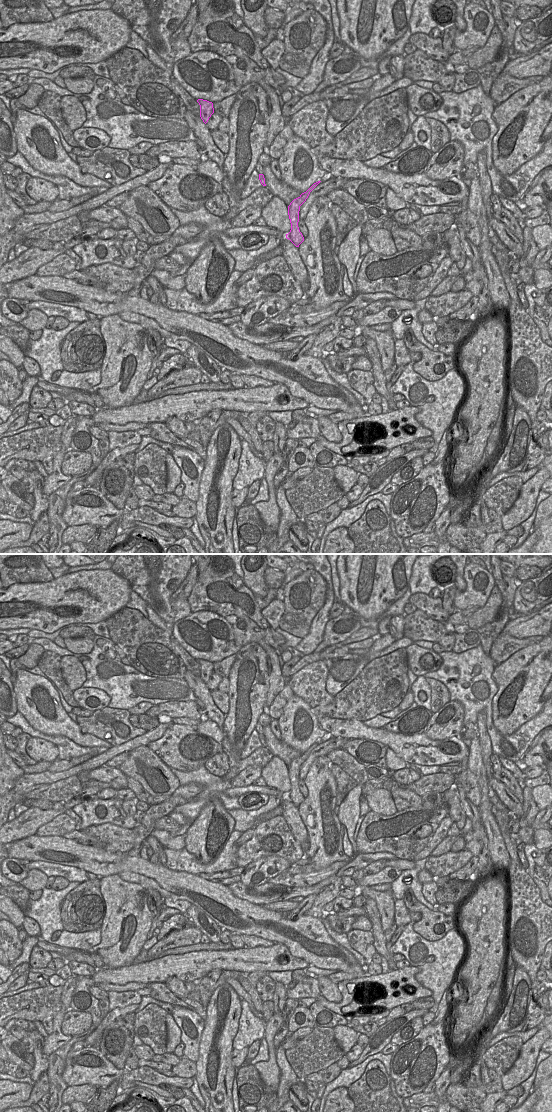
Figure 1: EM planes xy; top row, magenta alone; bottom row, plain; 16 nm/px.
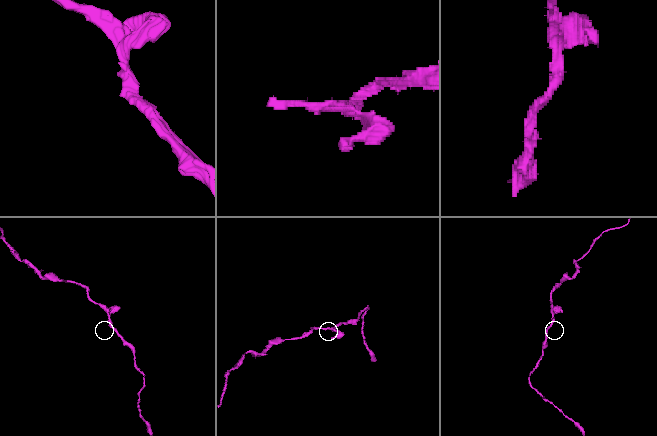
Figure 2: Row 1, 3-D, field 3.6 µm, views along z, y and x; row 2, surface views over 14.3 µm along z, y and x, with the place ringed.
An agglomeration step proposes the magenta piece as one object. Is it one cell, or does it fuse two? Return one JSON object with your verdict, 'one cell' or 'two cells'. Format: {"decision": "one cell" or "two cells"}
{"decision": "one cell"}

